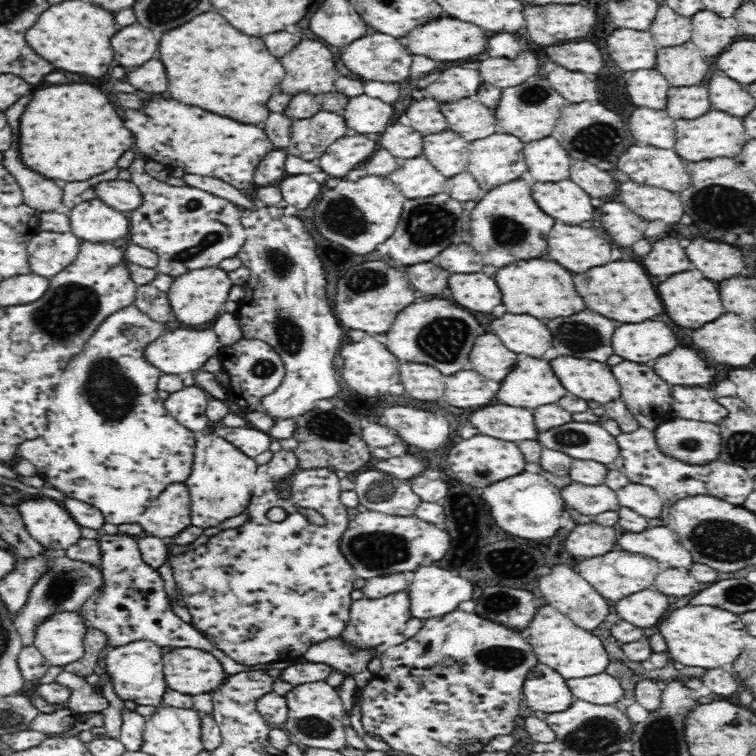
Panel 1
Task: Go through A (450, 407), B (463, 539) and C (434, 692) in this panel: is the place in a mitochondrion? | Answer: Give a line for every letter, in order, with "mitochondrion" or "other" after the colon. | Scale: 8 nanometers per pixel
A: other
B: other
C: other

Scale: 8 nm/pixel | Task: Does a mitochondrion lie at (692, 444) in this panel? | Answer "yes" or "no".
yes

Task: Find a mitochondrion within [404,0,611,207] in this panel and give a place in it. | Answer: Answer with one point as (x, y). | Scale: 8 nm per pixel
(534, 96)

